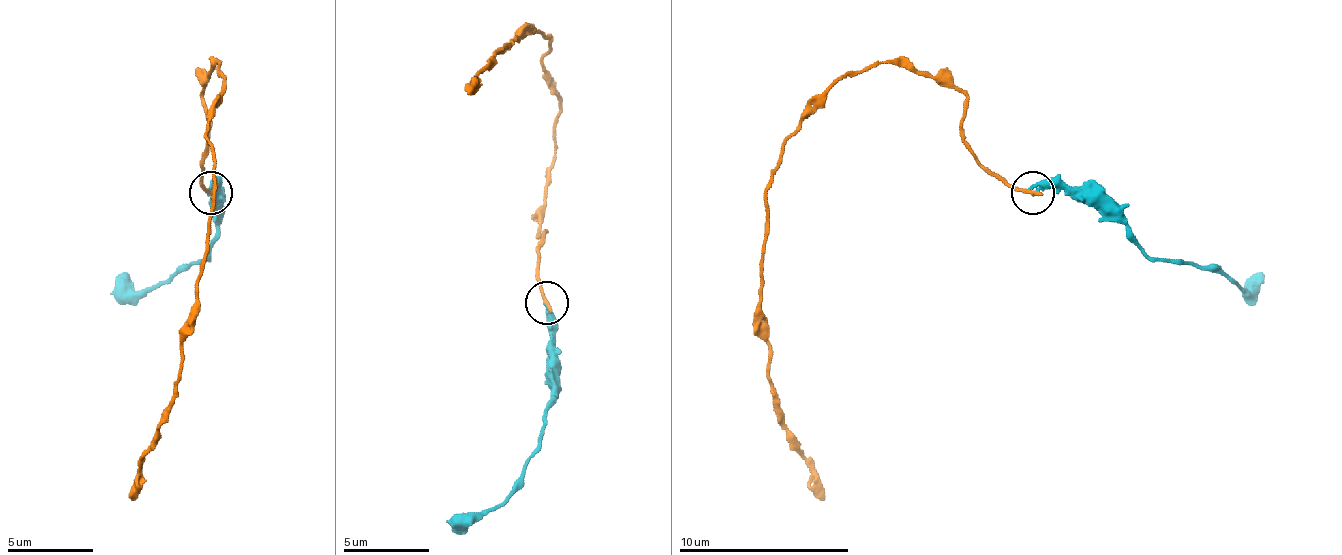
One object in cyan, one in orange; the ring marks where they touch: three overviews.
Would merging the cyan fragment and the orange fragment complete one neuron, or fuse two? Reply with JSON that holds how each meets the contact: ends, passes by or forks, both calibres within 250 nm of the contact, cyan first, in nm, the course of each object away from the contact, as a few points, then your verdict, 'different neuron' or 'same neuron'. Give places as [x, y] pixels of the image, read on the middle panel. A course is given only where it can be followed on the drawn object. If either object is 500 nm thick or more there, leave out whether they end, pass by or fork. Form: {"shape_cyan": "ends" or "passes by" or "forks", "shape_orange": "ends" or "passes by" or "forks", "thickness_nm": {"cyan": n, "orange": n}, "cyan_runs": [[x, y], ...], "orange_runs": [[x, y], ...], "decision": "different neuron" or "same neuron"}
{"shape_cyan": "ends", "shape_orange": "ends", "thickness_nm": {"cyan": 280, "orange": 220}, "cyan_runs": [[547, 303], [552, 355], [547, 415], [539, 449], [517, 487], [500, 505], [445, 522]], "orange_runs": [[547, 303], [539, 226], [560, 98], [543, 72], [547, 38], [530, 29], [505, 46], [466, 93]], "decision": "different neuron"}

